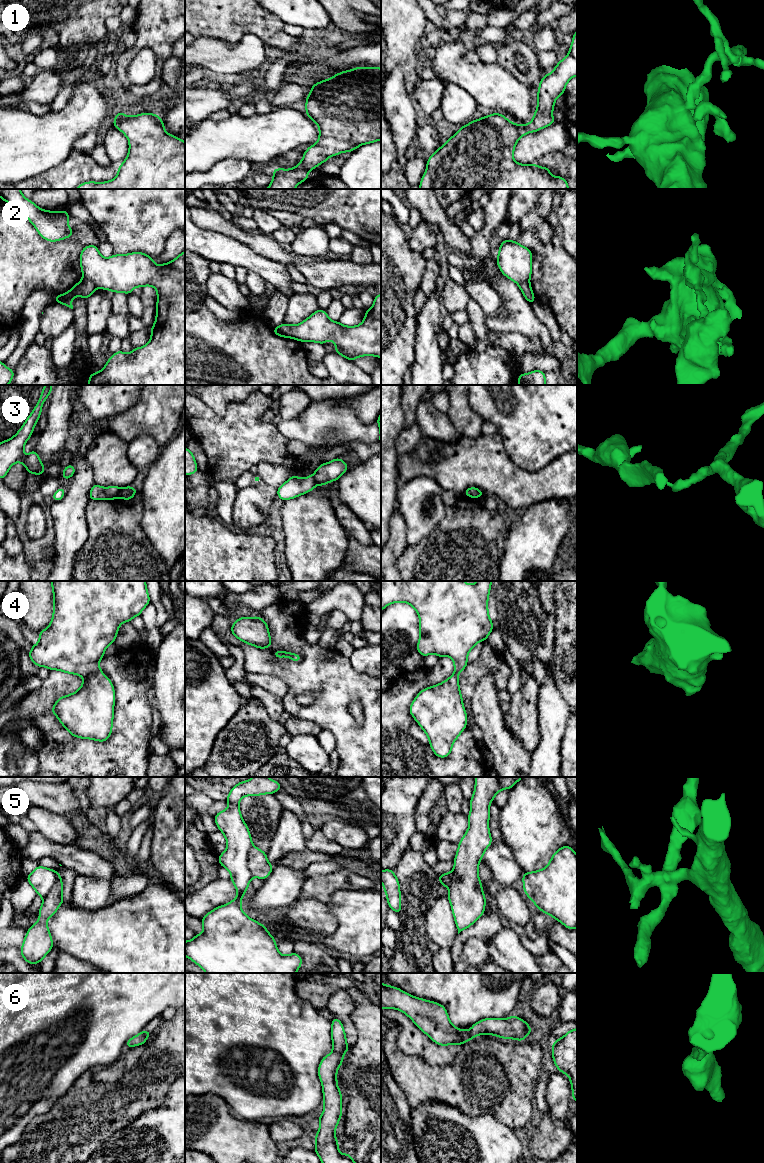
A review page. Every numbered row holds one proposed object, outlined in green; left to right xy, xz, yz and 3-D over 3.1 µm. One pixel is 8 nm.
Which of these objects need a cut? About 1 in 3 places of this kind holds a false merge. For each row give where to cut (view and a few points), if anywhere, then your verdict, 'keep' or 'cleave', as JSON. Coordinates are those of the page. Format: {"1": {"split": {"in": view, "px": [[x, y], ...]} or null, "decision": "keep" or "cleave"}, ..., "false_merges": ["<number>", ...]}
{"1": {"split": null, "decision": "keep"}, "2": {"split": {"in": "xy", "px": [[83, 278], [90, 281], [96, 287]]}, "decision": "cleave"}, "3": {"split": {"in": "xy", "px": [[120, 488], [118, 496]]}, "decision": "cleave"}, "4": {"split": null, "decision": "keep"}, "5": {"split": {"in": "xz", "px": [[251, 846], [248, 852], [248, 869], [252, 876]]}, "decision": "cleave"}, "6": {"split": null, "decision": "keep"}, "false_merges": ["2", "3", "5"]}

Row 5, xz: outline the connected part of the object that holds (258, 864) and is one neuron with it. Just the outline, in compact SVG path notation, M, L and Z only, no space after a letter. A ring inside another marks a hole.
M253 846L249 851L248 868L252 877L265 880L272 872L273 865L268 862L266 852Z

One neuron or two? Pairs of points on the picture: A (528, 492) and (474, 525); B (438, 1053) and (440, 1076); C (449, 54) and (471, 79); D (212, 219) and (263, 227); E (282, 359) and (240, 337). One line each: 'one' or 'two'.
A: two
B: two
C: one
D: two
E: one

